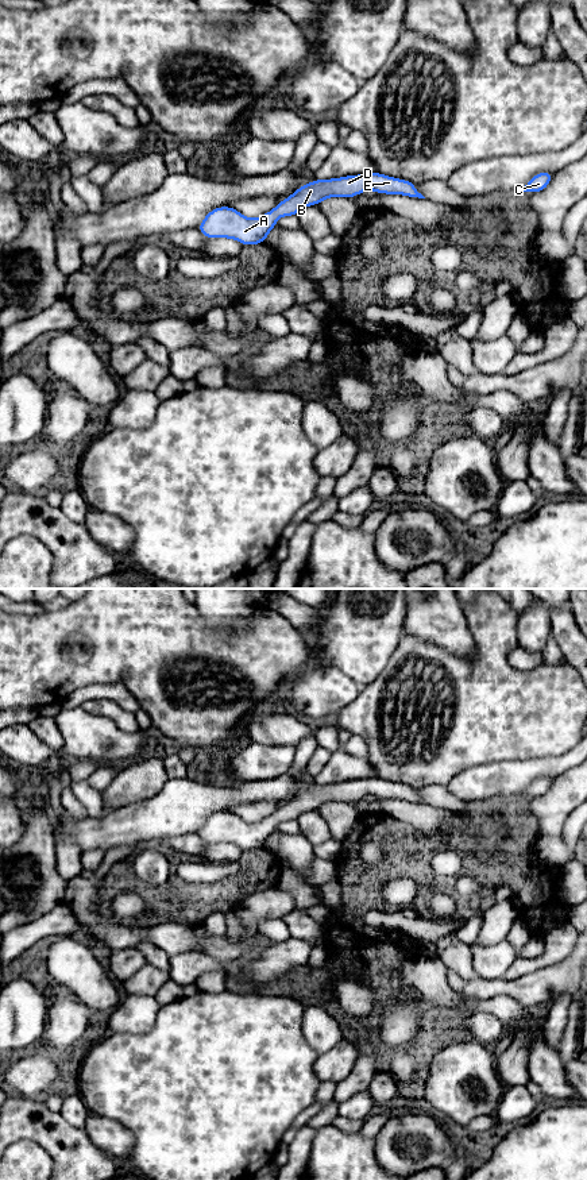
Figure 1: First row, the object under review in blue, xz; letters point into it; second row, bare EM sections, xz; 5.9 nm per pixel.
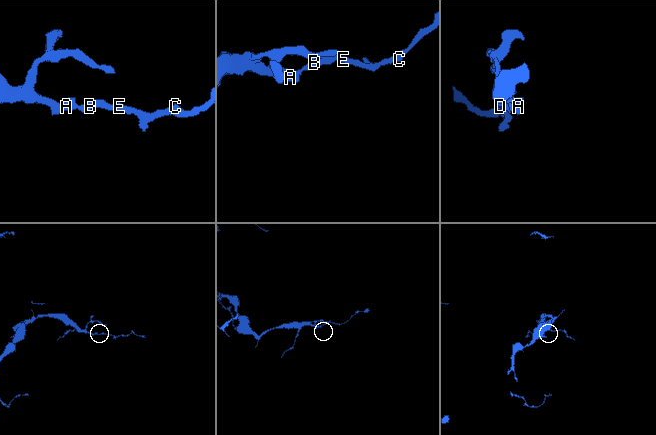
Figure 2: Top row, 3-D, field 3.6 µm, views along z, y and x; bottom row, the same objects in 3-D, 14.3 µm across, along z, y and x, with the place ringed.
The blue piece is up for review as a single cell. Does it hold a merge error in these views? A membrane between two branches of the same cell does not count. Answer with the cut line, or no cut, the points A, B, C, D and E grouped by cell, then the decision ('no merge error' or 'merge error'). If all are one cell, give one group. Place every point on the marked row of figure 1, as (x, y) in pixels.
no cut | A B C D E | no merge error

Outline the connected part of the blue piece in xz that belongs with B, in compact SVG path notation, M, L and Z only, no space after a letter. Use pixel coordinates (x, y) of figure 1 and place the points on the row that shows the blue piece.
M378 171L364 173L332 180L316 180L305 184L286 200L278 203L273 211L258 219L247 219L231 207L215 208L196 230L205 238L236 239L243 246L264 243L267 234L277 227L279 216L297 216L301 208L316 205L327 197L351 198L368 189L376 193L425 198L417 192L414 182L387 177Z

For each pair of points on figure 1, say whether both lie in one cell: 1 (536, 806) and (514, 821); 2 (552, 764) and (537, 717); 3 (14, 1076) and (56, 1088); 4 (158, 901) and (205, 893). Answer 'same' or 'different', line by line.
1: different
2: different
3: same
4: same

